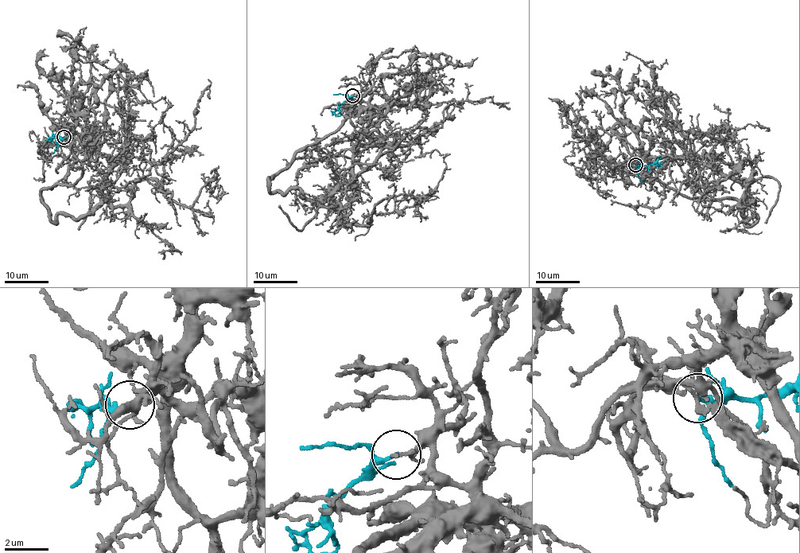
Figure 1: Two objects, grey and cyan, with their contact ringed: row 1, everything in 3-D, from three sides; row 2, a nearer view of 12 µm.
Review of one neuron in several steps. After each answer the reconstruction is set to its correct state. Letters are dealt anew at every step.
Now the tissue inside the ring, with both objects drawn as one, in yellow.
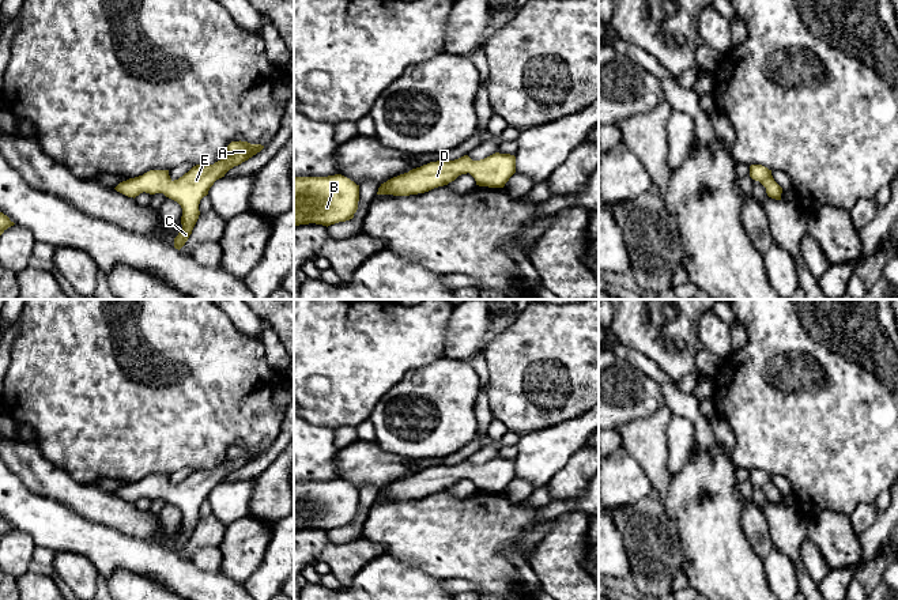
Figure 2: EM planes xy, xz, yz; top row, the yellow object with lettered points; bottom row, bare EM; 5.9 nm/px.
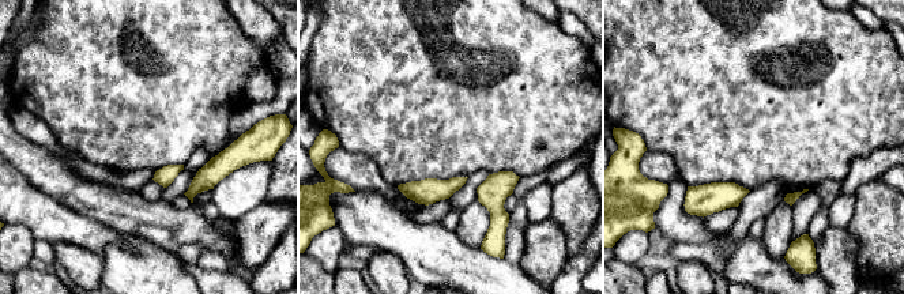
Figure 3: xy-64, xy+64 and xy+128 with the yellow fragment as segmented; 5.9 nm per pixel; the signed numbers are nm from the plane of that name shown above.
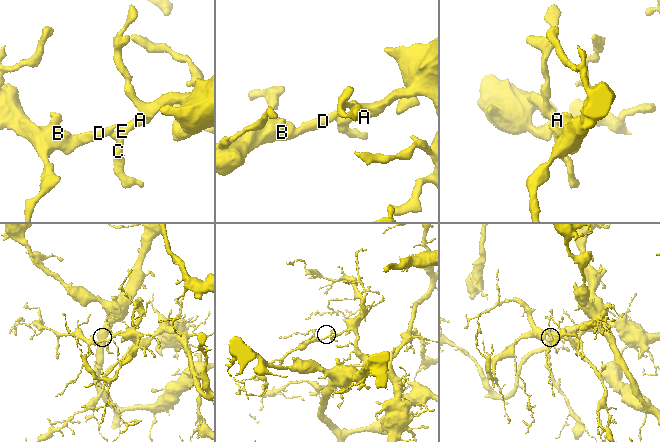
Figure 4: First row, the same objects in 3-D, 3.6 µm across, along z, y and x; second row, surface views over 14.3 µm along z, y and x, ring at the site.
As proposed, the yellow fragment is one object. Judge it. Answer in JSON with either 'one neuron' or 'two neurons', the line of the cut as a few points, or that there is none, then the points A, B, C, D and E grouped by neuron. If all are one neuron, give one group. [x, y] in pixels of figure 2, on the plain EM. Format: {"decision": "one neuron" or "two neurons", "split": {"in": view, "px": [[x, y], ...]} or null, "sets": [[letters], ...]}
{"decision": "one neuron", "split": null, "sets": [["A", "B", "C", "D", "E"]]}

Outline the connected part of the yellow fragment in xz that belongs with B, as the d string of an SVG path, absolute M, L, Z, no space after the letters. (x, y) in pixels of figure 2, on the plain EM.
M335 479L328 482L294 482L294 532L299 529L331 531L354 522L359 490Z

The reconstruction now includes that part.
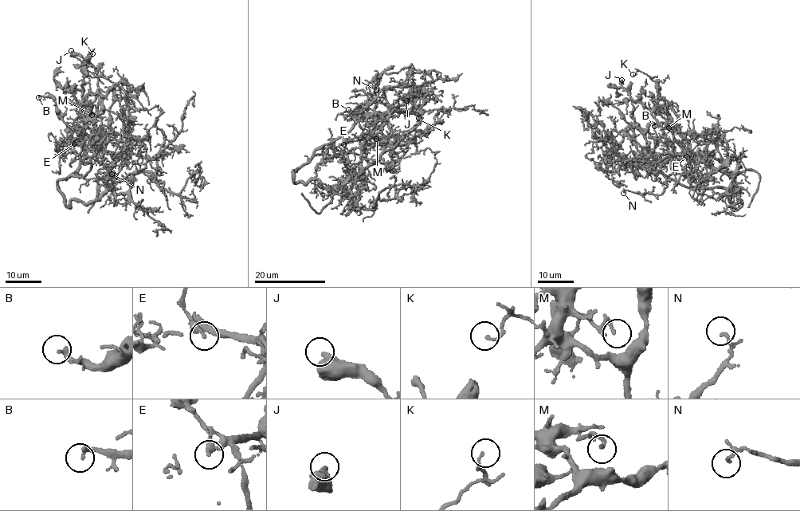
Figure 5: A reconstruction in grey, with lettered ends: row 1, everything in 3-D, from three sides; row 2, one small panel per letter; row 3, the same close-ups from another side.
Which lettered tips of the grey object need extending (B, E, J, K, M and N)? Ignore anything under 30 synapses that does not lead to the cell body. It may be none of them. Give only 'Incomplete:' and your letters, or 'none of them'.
Incomplete: none of them

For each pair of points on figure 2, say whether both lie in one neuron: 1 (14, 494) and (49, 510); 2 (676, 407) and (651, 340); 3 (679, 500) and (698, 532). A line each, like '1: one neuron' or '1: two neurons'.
1: one neuron
2: two neurons
3: one neuron

